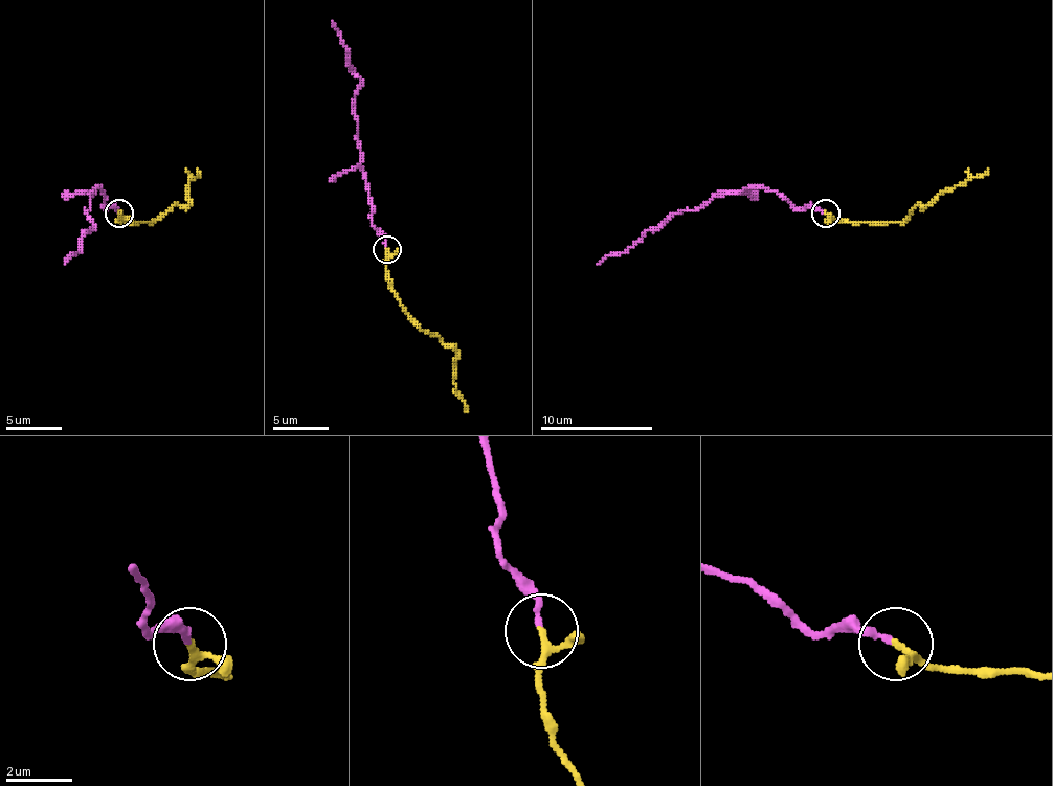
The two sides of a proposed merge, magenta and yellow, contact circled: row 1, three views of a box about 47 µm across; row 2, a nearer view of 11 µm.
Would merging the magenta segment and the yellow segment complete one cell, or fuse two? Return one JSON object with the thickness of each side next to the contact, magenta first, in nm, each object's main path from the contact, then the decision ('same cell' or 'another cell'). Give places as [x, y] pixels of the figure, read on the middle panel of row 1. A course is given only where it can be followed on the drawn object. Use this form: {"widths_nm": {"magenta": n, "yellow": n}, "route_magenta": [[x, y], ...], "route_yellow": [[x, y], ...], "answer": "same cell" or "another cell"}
{"widths_nm": {"magenta": 180, "yellow": 180}, "route_magenta": [[385, 248], [385, 238], [372, 218], [372, 201], [366, 186], [355, 116], [355, 94], [360, 80], [332, 21]], "route_yellow": [[385, 248], [388, 288], [420, 328], [456, 350], [453, 383], [465, 411]], "answer": "same cell"}

